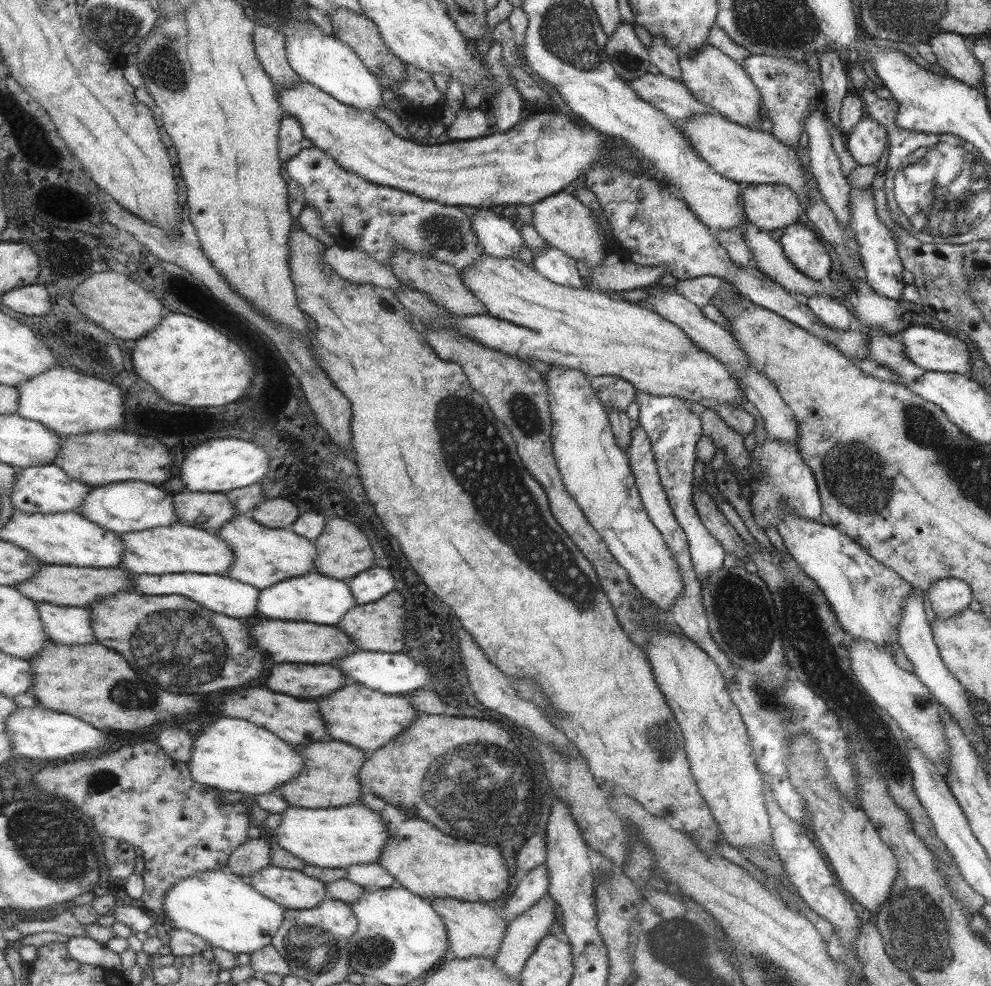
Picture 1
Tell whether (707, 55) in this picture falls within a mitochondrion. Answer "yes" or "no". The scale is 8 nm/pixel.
no

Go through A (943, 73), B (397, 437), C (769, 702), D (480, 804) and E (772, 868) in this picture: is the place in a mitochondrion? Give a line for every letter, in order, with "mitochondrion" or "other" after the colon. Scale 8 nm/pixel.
A: other
B: other
C: mitochondrion
D: mitochondrion
E: mitochondrion

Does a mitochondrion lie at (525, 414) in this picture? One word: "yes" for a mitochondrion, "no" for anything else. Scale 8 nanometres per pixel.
yes

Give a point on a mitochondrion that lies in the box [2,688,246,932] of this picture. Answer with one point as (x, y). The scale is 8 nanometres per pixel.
(51, 848)

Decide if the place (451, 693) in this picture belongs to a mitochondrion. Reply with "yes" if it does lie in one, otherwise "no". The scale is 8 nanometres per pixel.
no

